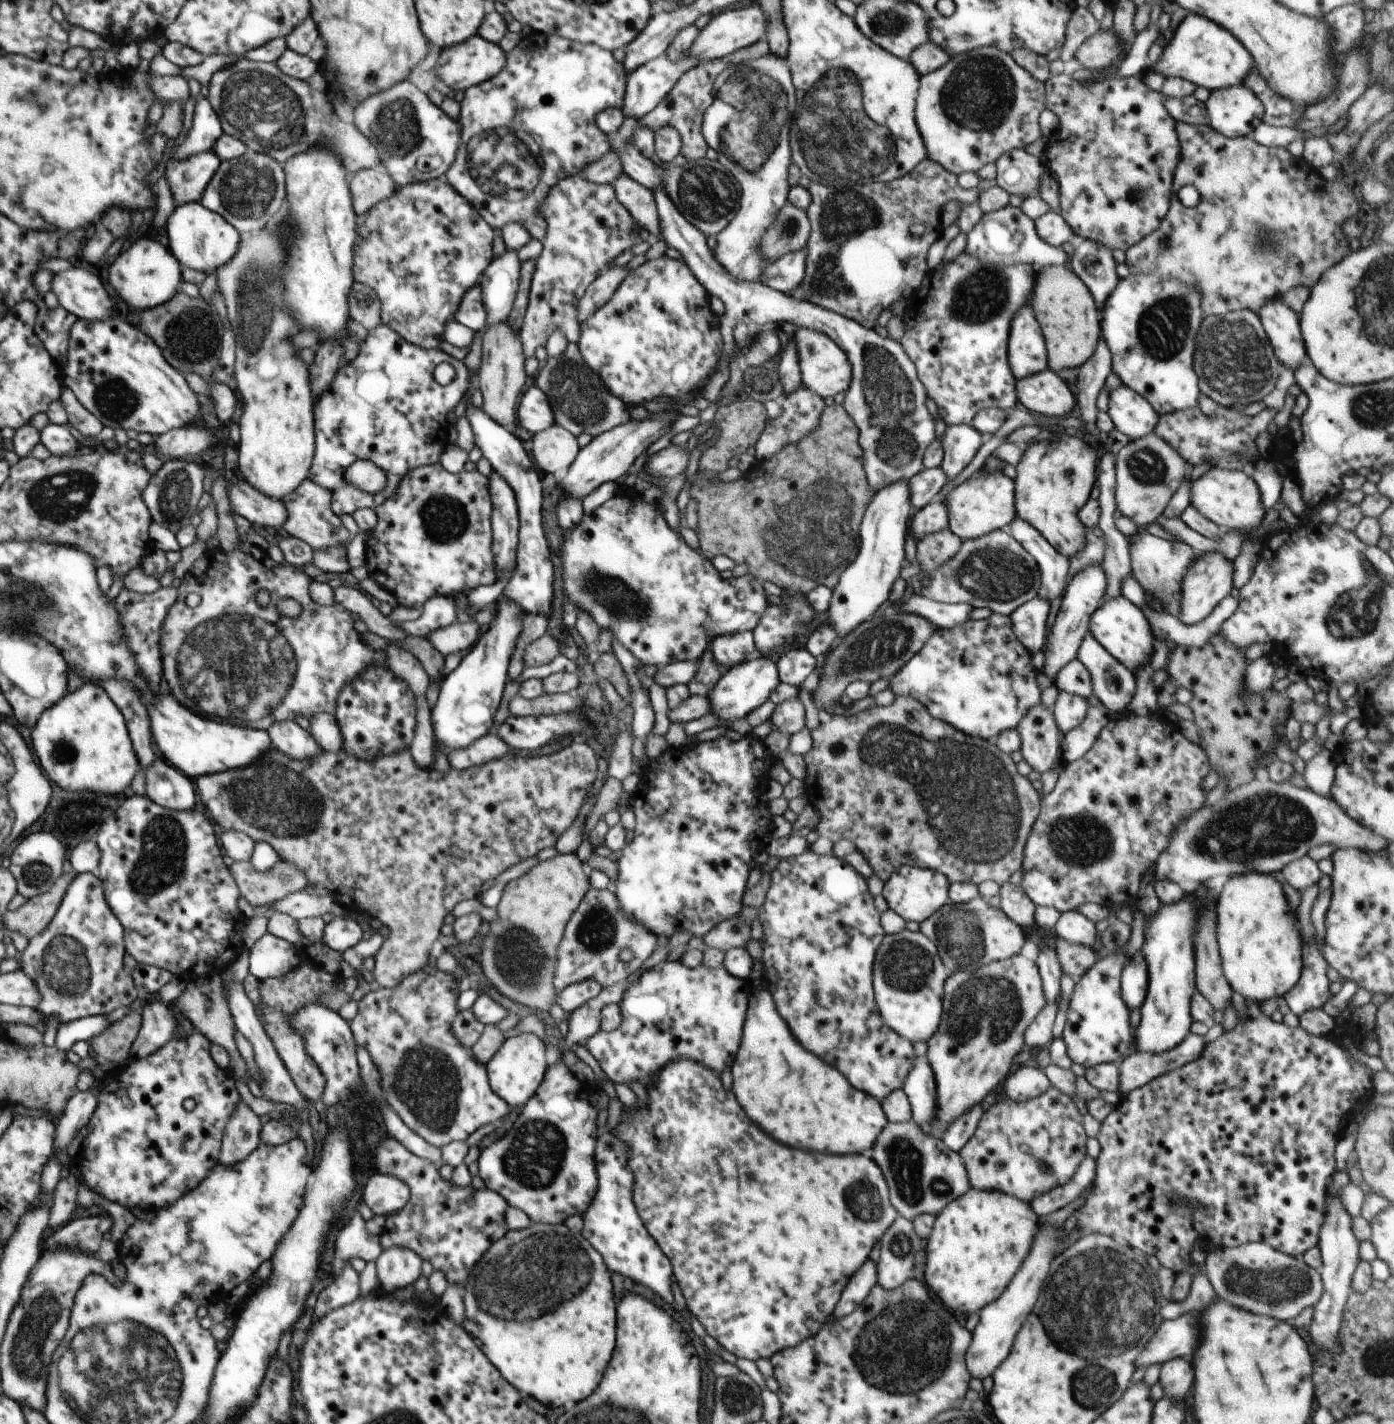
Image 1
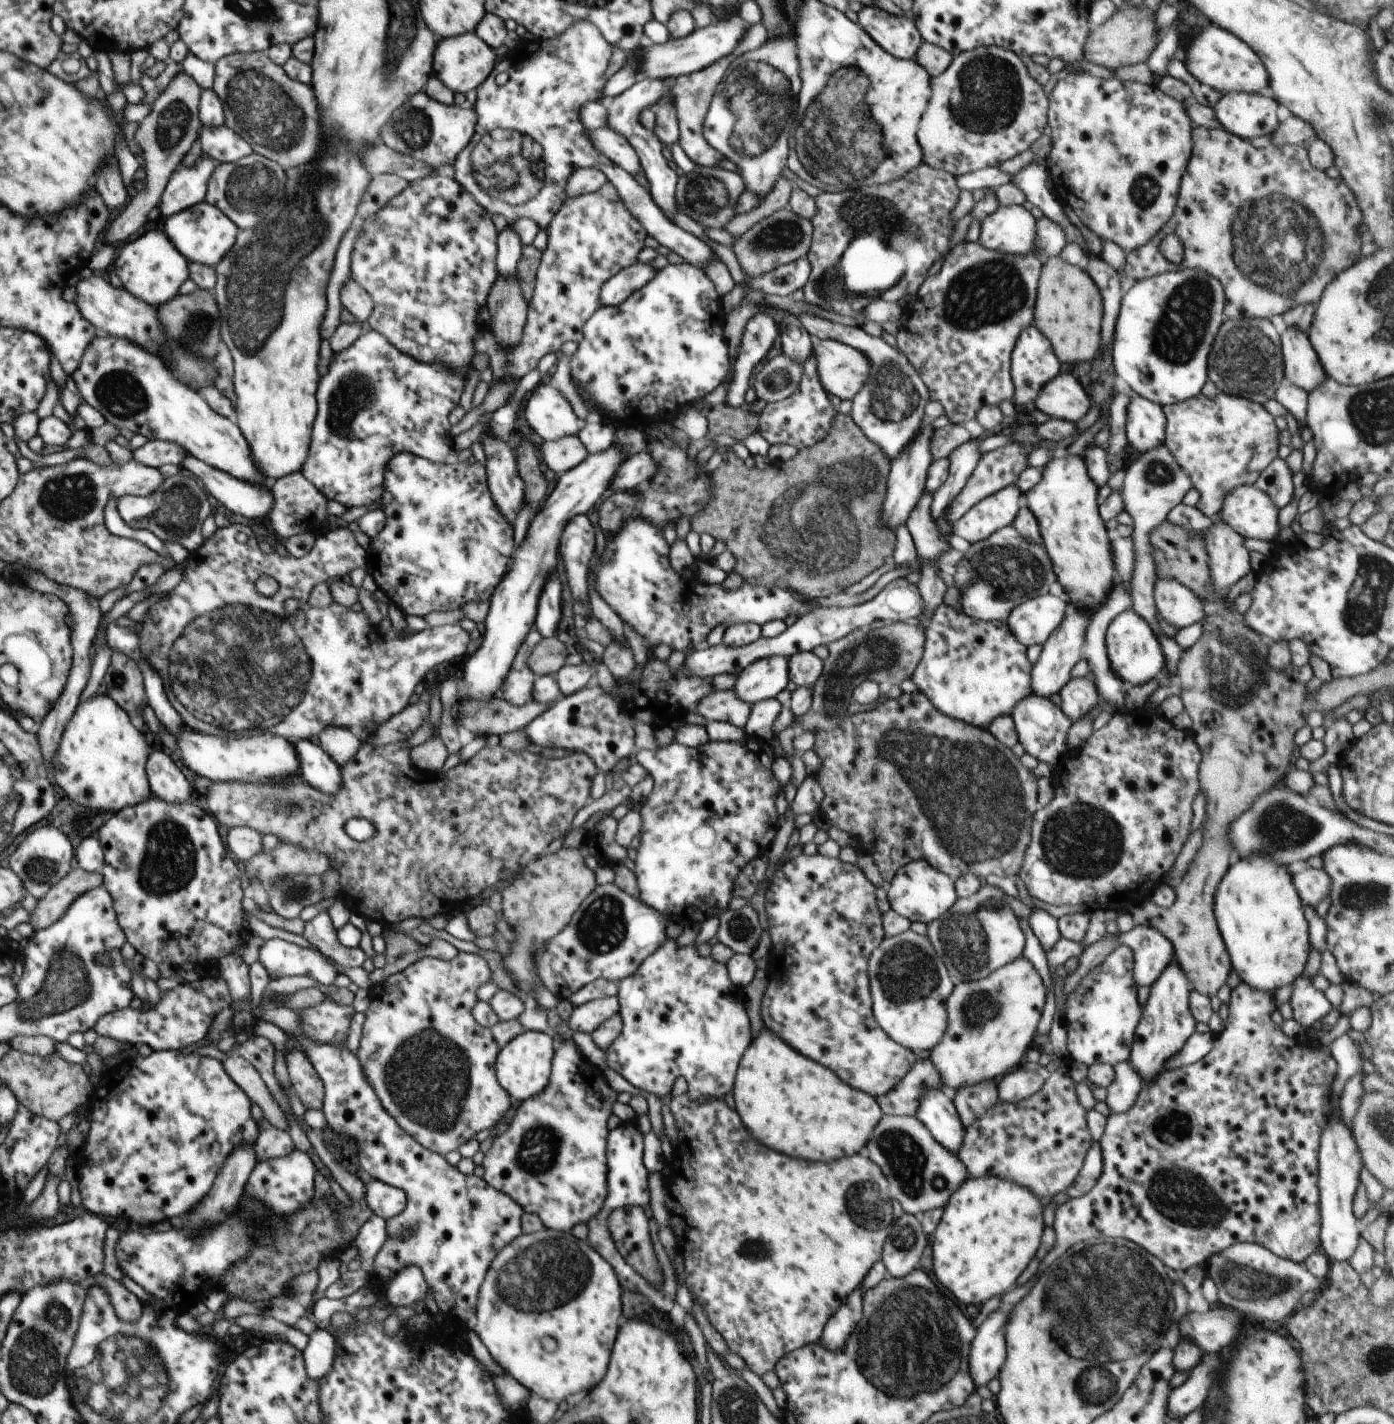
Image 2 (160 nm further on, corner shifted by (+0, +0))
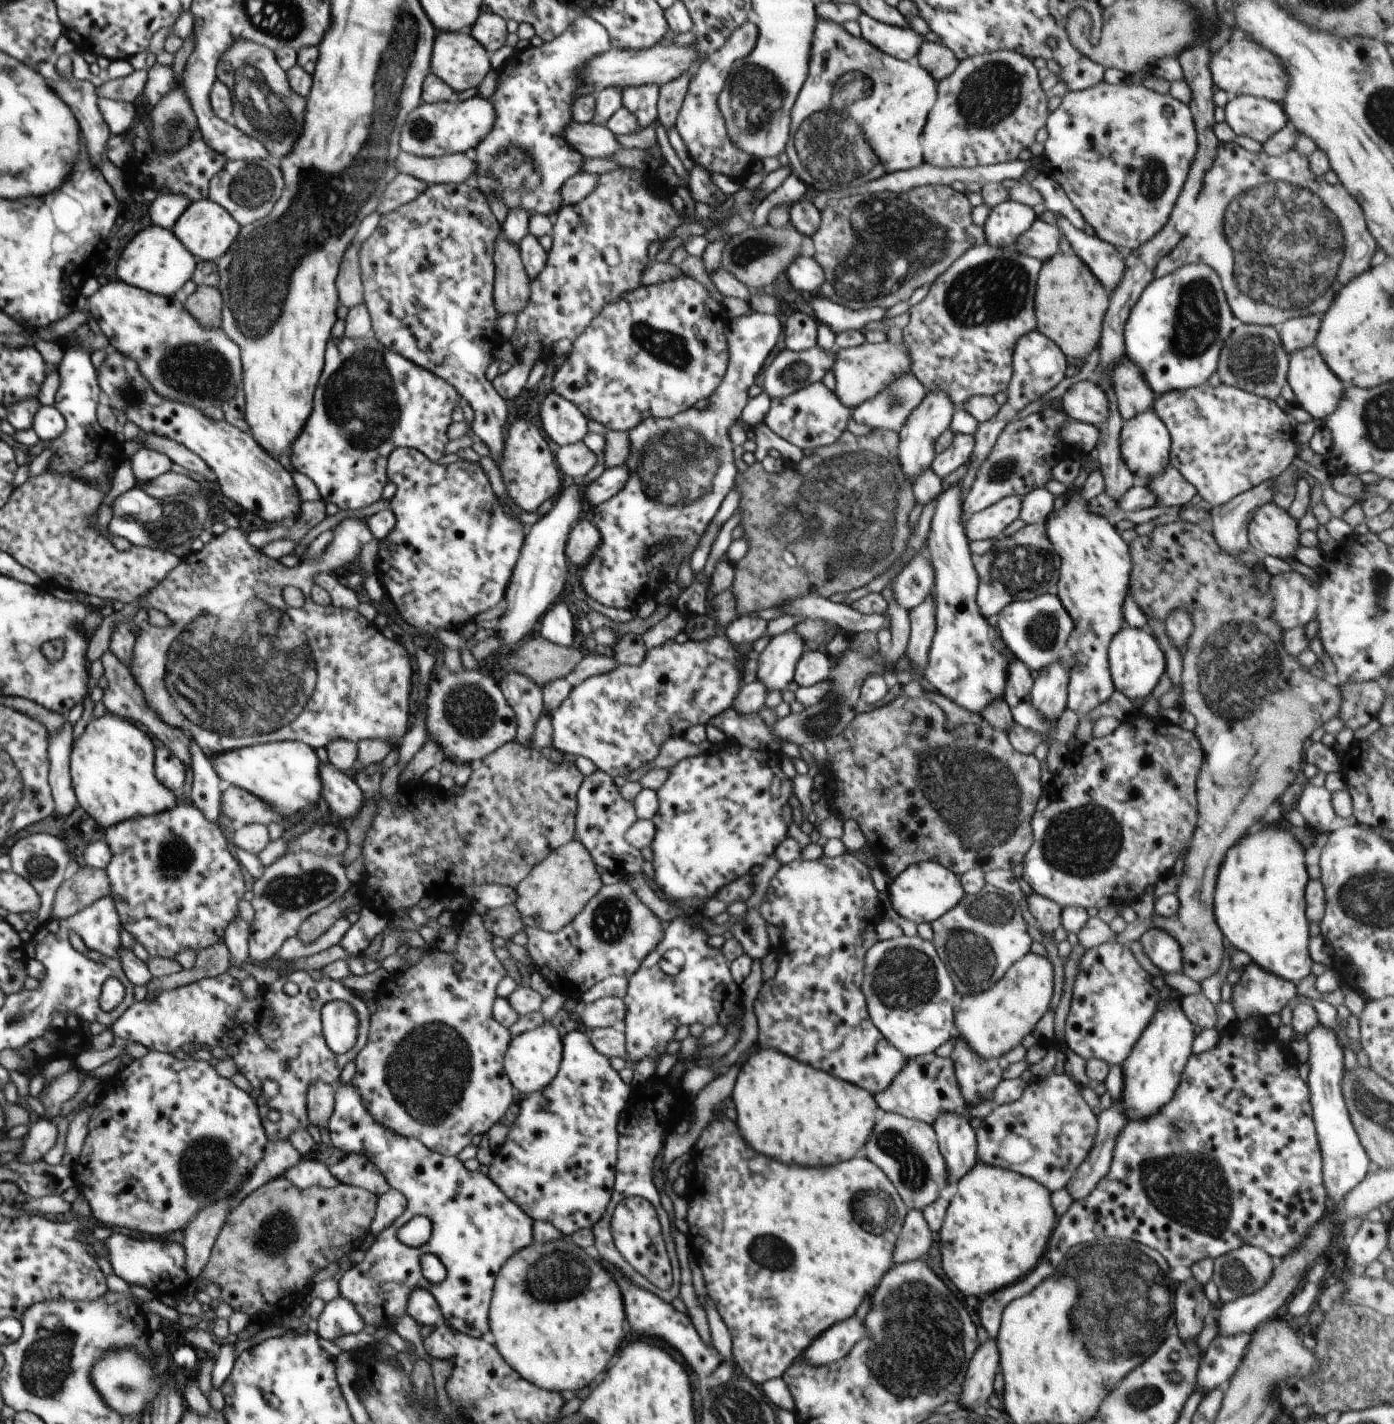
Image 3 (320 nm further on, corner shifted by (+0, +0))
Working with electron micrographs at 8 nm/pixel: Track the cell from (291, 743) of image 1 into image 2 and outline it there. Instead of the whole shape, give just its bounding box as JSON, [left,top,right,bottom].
[292,741,343,796]

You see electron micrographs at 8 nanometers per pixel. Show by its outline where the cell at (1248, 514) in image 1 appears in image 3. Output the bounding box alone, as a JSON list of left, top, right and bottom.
[1248,503,1301,560]

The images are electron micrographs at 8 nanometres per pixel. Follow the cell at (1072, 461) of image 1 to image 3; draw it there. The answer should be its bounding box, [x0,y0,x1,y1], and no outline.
[1043,489,1133,719]

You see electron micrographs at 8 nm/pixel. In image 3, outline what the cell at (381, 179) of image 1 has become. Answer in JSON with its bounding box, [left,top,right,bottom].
[377,173,428,215]

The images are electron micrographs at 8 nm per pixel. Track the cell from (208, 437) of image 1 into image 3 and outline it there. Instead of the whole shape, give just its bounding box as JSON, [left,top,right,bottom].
[130,446,173,483]

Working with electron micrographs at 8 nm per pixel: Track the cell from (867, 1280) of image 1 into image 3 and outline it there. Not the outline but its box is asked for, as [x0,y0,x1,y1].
[800,1316,869,1366]

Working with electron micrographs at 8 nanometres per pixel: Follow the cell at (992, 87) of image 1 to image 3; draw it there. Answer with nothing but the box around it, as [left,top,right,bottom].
[919,50,1048,169]

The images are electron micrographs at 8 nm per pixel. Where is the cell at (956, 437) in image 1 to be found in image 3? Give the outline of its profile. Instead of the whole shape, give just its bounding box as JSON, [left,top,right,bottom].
[924,482,1016,714]

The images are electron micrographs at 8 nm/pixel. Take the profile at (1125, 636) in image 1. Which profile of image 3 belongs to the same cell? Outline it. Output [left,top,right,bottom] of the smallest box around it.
[1108,627,1166,699]

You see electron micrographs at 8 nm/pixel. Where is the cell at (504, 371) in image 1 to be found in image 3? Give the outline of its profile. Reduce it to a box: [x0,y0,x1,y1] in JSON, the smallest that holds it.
[493,228,531,316]

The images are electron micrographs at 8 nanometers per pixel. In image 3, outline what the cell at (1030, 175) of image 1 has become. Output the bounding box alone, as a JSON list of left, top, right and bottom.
[1056,213,1125,293]

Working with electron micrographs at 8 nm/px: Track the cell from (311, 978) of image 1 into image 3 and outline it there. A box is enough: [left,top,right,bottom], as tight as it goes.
[307,1081,336,1129]

